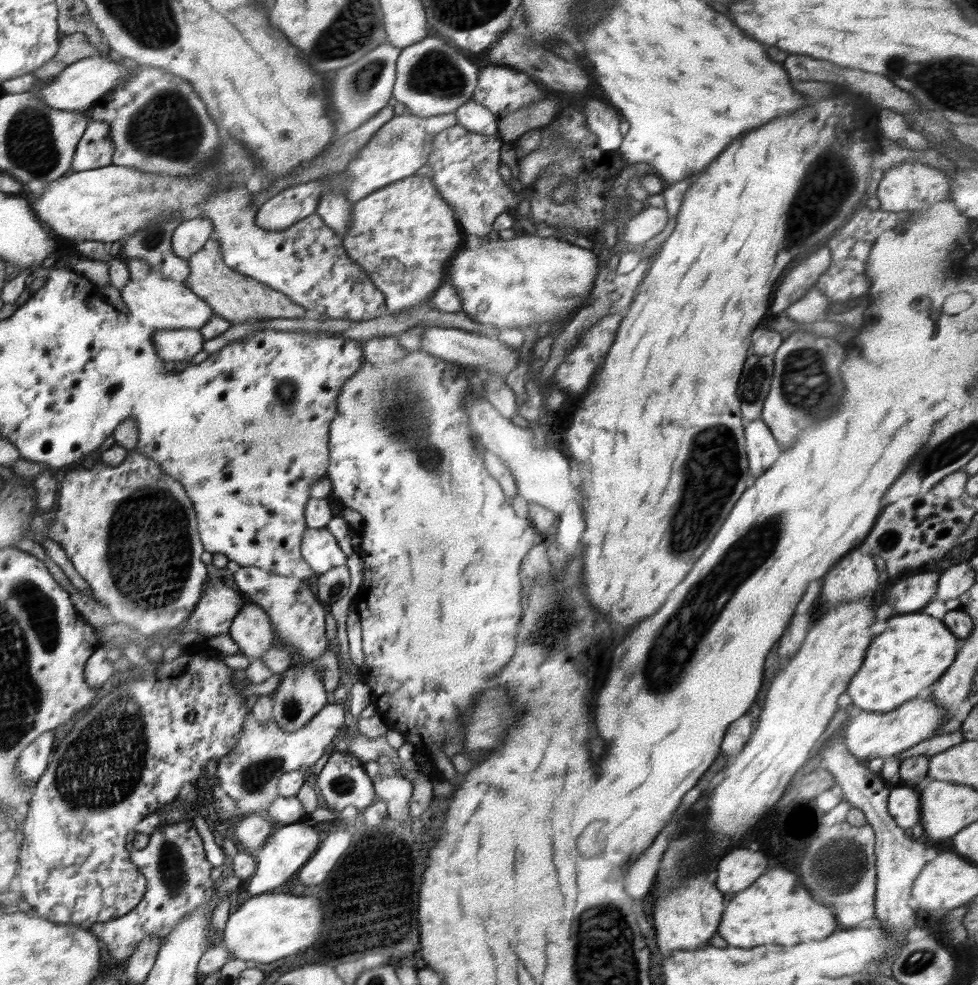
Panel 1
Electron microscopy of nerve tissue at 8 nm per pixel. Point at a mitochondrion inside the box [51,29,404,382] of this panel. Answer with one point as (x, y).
(167, 125)

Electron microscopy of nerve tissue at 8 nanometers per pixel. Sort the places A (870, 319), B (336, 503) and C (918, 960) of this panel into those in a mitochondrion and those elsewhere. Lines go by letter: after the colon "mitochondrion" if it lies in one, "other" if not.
A: other
B: other
C: mitochondrion

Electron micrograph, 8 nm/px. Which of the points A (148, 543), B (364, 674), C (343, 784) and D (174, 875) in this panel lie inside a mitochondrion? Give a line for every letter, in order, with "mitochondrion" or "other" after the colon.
A: mitochondrion
B: other
C: mitochondrion
D: mitochondrion

